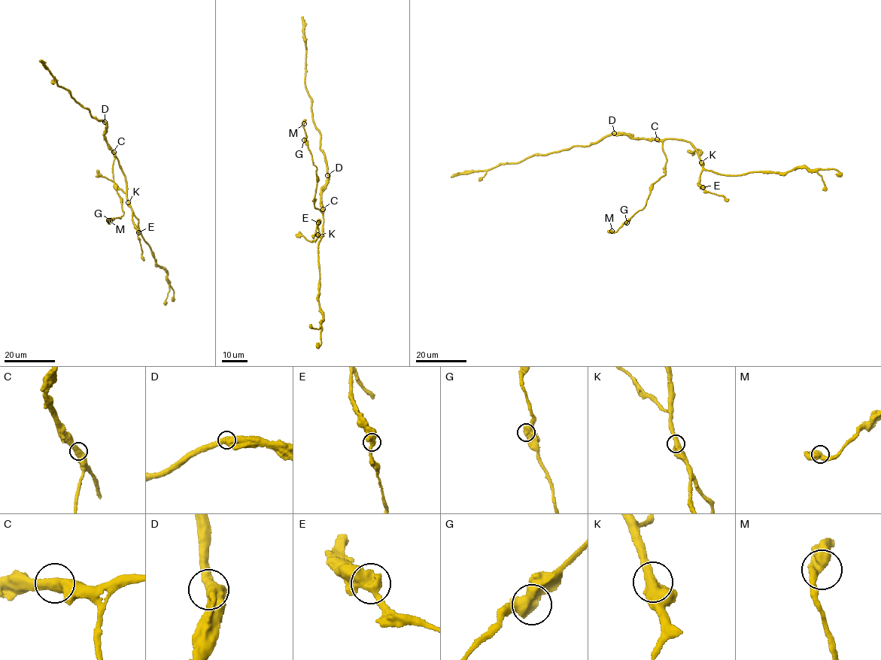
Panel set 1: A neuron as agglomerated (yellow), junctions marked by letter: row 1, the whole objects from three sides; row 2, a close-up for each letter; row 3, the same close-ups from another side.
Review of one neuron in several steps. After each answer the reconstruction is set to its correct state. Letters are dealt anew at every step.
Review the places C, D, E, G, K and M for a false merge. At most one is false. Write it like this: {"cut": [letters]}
{"cut": []}

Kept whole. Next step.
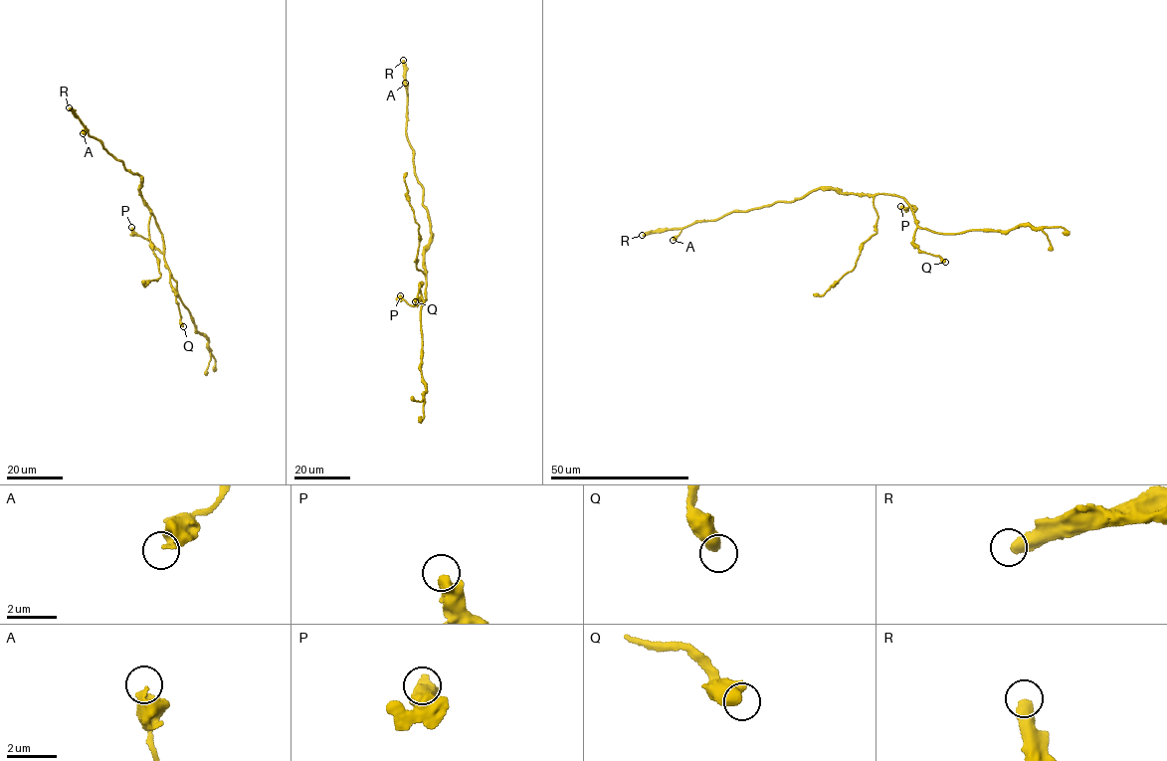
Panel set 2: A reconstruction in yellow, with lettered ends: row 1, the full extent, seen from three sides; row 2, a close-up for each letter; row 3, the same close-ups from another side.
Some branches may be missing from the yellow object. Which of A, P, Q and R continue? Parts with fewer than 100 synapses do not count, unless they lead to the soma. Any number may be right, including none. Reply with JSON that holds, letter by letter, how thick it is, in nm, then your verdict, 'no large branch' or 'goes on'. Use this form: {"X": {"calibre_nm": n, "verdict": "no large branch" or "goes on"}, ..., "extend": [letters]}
{"A": {"calibre_nm": 360, "verdict": "no large branch"}, "P": {"calibre_nm": 600, "verdict": "no large branch"}, "Q": {"calibre_nm": 550, "verdict": "no large branch"}, "R": {"calibre_nm": 480, "verdict": "goes on"}, "extend": ["R"]}

